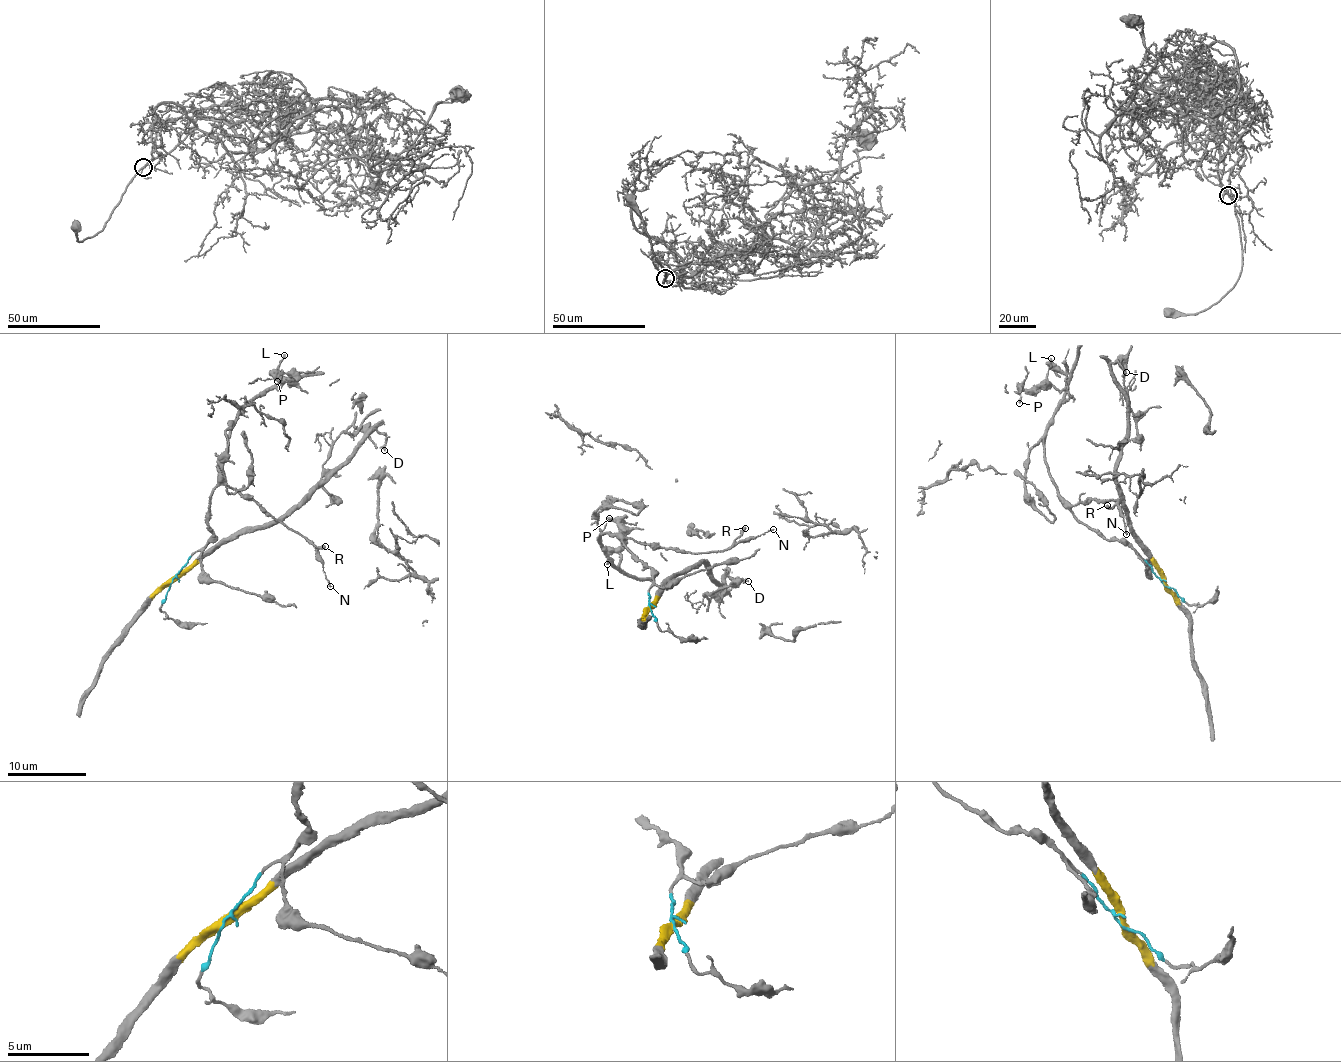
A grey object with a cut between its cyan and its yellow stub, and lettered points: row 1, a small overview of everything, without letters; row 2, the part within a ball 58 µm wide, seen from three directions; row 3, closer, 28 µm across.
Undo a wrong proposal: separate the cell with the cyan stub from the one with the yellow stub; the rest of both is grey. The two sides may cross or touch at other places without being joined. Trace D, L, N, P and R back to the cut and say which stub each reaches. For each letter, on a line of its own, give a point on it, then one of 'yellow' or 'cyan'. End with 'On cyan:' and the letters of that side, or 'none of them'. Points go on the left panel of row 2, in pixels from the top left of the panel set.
D: place (384, 450); yellow
L: place (284, 355); cyan
N: place (330, 586); cyan
P: place (277, 381); cyan
R: place (325, 546); cyan
On cyan: L, N, P, R

